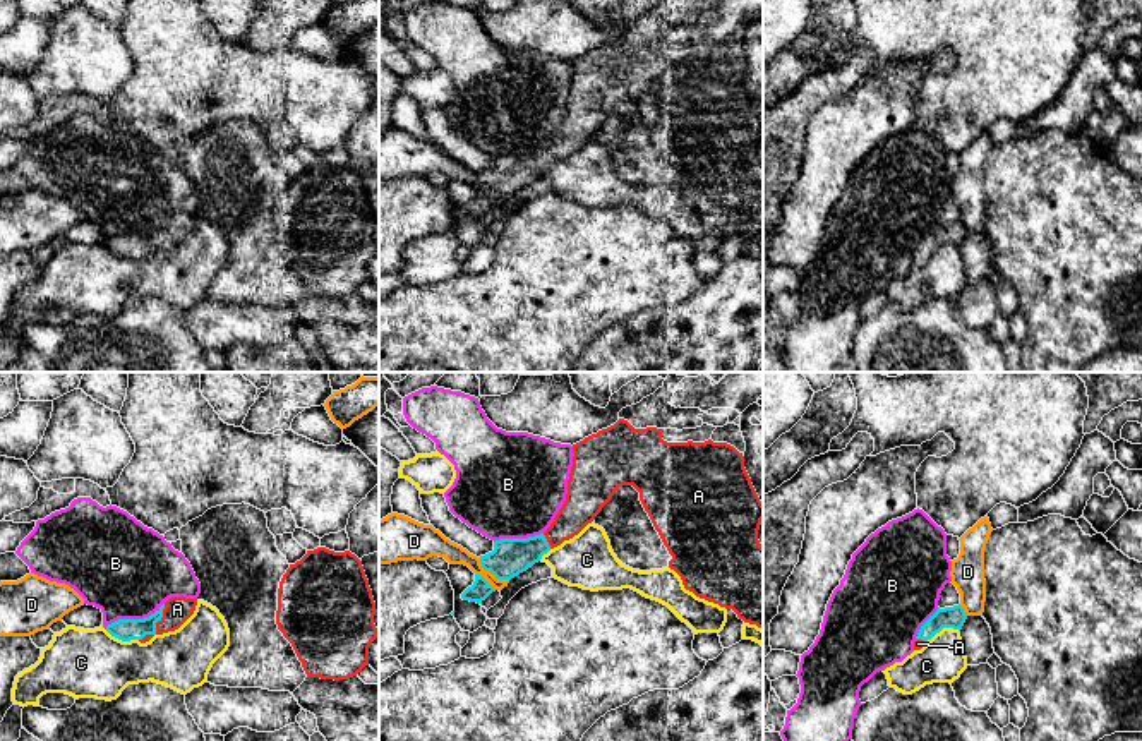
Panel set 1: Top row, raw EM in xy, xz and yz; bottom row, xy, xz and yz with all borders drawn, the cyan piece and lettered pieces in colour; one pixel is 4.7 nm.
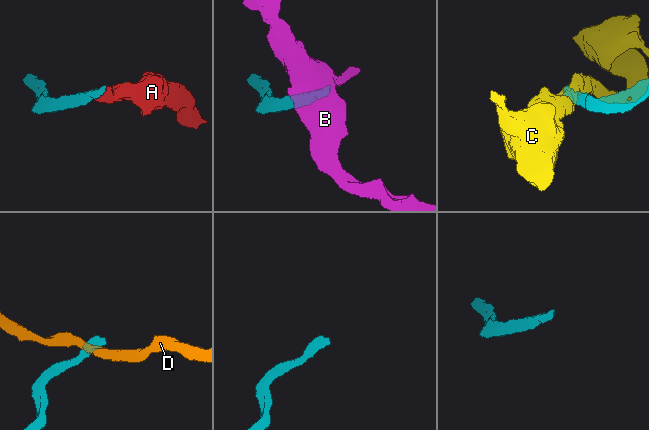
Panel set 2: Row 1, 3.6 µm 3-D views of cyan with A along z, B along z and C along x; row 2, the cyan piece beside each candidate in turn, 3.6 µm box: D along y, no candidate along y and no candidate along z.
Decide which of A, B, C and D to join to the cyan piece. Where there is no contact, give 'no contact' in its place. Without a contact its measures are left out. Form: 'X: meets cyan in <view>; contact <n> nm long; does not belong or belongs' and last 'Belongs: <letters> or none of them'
A: meets cyan in xy; contact 220 nm long; belongs
B: meets cyan in xy; contact 300 nm long; does not belong
C: meets cyan in yz; contact 170 nm long; does not belong
D: meets cyan in xz; contact 180 nm long; does not belong
Belongs: A

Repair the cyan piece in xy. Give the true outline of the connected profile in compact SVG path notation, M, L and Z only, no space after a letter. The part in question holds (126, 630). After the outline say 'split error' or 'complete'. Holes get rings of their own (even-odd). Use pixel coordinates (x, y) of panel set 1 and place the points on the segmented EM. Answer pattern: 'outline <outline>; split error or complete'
outline M171 597L154 614L144 619L118 619L106 631L122 640L149 642L154 635L178 630L195 611L197 599Z; split error

